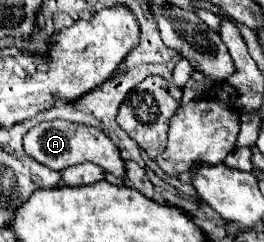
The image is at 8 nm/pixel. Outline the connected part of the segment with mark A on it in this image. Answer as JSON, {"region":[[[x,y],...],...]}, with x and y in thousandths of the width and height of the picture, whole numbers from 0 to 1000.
{"region":[[[242,496],[152,504],[144,521],[129,521],[98,554],[91,620],[98,620],[106,645],[121,645],[152,678],[167,678],[167,686],[182,686],[182,694],[197,694],[212,711],[235,702],[235,694],[258,694],[258,686],[311,678],[311,669],[348,669],[348,678],[394,694],[394,711],[417,711],[439,736],[477,744],[477,686],[470,686],[470,661],[455,645],[455,612],[432,595],[424,570],[409,570],[371,529],[273,512],[273,504],[242,504]]]}

